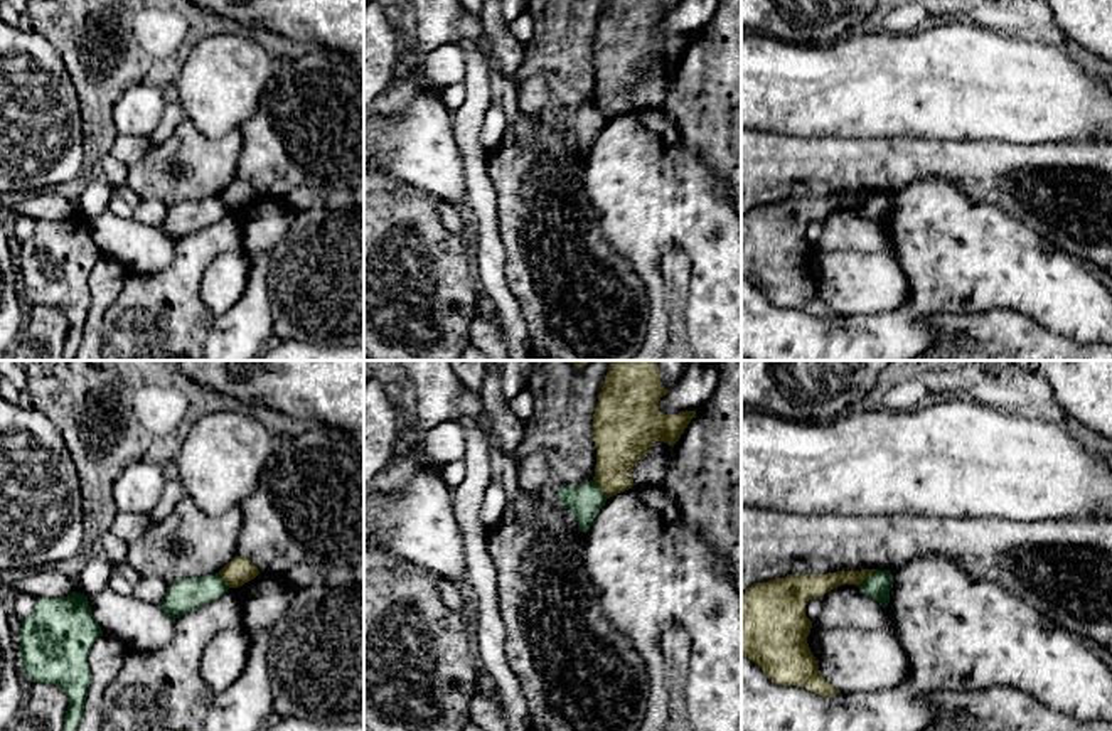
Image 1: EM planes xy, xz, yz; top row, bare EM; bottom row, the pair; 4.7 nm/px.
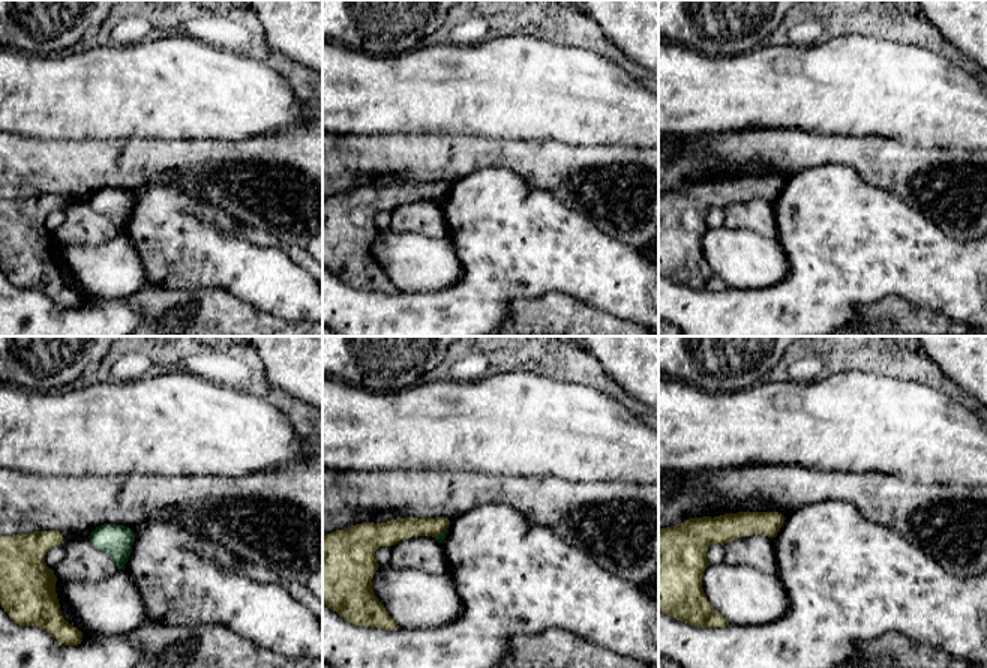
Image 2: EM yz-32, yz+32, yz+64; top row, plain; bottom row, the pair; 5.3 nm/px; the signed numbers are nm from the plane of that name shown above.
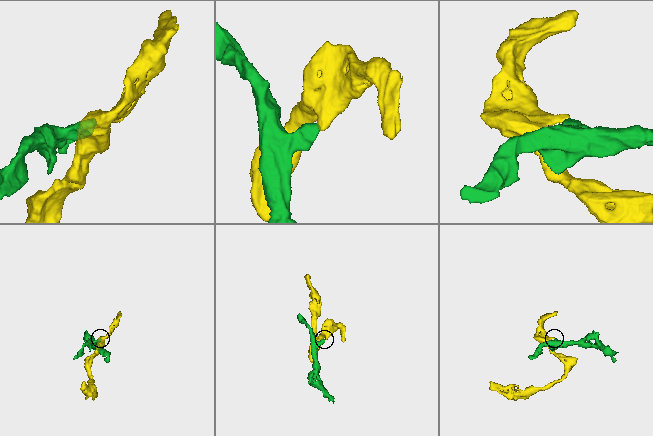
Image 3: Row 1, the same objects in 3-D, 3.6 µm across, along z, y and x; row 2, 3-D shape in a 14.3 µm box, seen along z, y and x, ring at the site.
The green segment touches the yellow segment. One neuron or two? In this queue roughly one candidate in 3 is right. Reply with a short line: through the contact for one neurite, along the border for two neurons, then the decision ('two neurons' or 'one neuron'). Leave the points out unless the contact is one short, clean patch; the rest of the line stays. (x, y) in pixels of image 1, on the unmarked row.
line yz (876, 192), (856, 208); two neurons

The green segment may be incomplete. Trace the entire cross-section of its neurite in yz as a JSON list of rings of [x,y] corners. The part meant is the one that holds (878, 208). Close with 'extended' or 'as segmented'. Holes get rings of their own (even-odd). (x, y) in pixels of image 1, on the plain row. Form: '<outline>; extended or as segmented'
[[[876,192],[868,202],[859,209],[859,214],[866,219],[876,222],[883,231],[890,226],[890,214],[893,211],[893,200],[890,194]]]; as segmented

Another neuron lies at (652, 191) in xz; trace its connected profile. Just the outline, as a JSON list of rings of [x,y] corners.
[[[634,108],[607,121],[586,155],[583,189],[591,207],[600,214],[601,234],[610,248],[628,259],[647,285],[650,301],[647,333],[630,360],[664,360],[667,318],[660,264],[671,246],[682,249],[691,261],[691,290],[684,317],[687,342],[696,360],[741,360],[741,219],[733,207],[726,177],[684,140],[674,120],[662,108]]]

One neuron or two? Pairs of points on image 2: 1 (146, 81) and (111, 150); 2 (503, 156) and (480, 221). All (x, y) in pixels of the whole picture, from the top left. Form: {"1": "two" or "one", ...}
{"1": "two", "2": "two"}

